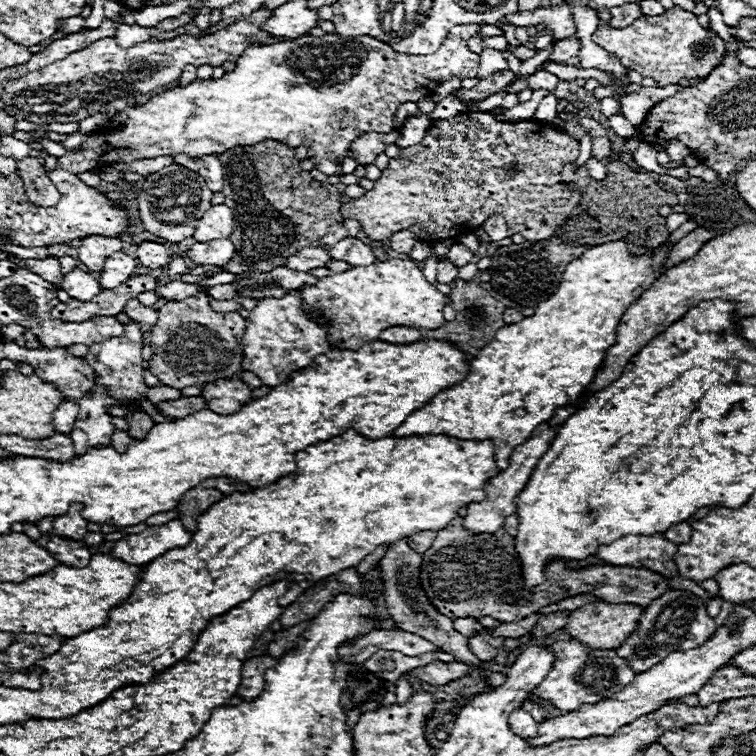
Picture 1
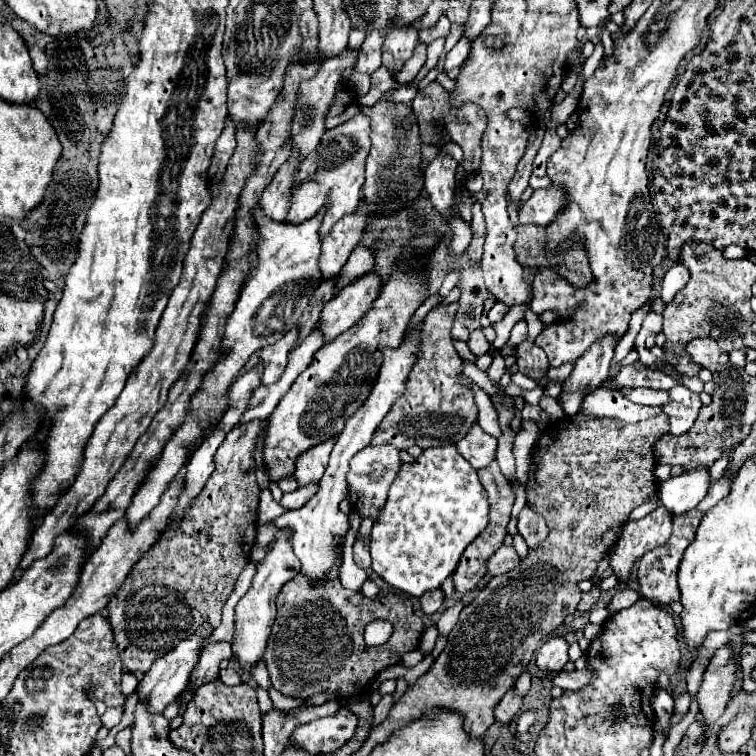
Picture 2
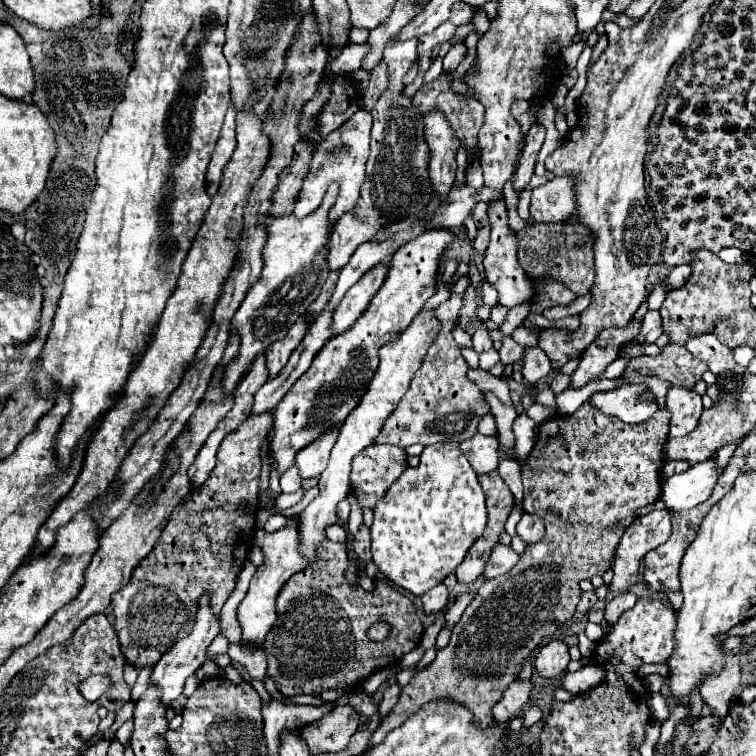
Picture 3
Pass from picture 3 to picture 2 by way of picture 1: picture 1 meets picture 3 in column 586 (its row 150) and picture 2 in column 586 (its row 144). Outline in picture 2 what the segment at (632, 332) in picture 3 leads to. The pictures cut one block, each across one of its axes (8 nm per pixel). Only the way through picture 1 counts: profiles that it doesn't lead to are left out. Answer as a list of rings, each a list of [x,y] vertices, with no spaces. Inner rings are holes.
[[[600,338],[600,342],[594,342],[578,360],[568,380],[564,380],[564,392],[570,390],[594,390],[598,388],[606,378],[610,370],[610,362],[614,358],[614,350],[620,338]]]

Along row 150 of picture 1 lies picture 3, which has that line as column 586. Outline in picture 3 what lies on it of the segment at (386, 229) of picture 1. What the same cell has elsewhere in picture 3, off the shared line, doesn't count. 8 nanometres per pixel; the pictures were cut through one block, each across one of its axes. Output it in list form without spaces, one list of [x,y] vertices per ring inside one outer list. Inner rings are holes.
[[[584,402],[584,406],[580,406],[572,416],[554,416],[538,426],[536,444],[520,468],[524,484],[524,512],[542,518],[546,526],[542,542],[546,544],[548,552],[540,552],[540,542],[528,544],[526,552],[520,554],[518,564],[510,572],[480,586],[472,604],[454,624],[448,646],[438,650],[434,662],[420,670],[408,682],[408,686],[402,688],[398,704],[376,728],[370,746],[382,742],[388,732],[402,726],[404,720],[416,714],[422,704],[436,698],[450,698],[468,706],[480,726],[486,726],[494,720],[492,706],[502,698],[502,690],[508,688],[508,682],[520,674],[526,656],[540,648],[544,640],[548,640],[566,620],[574,616],[582,594],[578,582],[584,578],[590,580],[596,574],[602,576],[604,572],[612,570],[620,536],[624,534],[626,526],[636,520],[636,510],[654,504],[660,498],[660,470],[664,466],[668,422],[668,408],[660,408],[652,418],[648,418],[648,422],[624,424],[614,422],[614,416],[606,416],[598,408],[590,406],[590,402]]]

